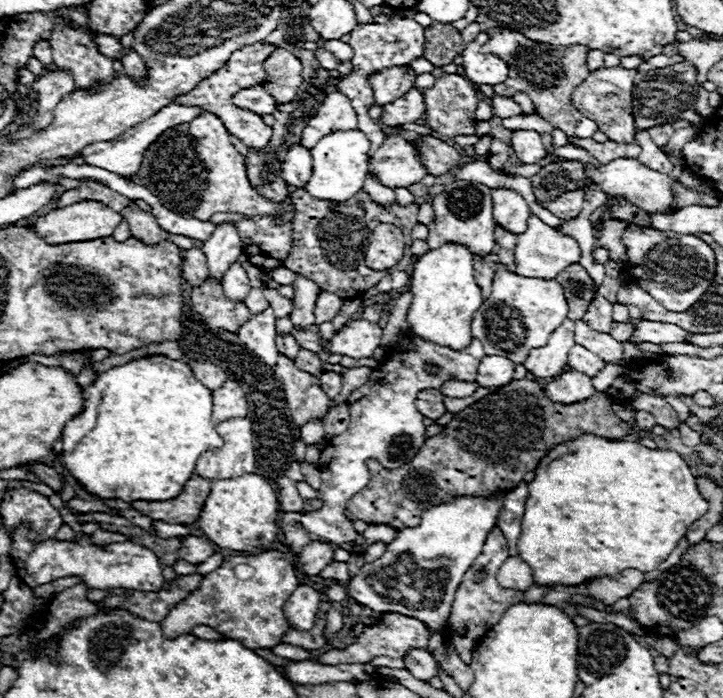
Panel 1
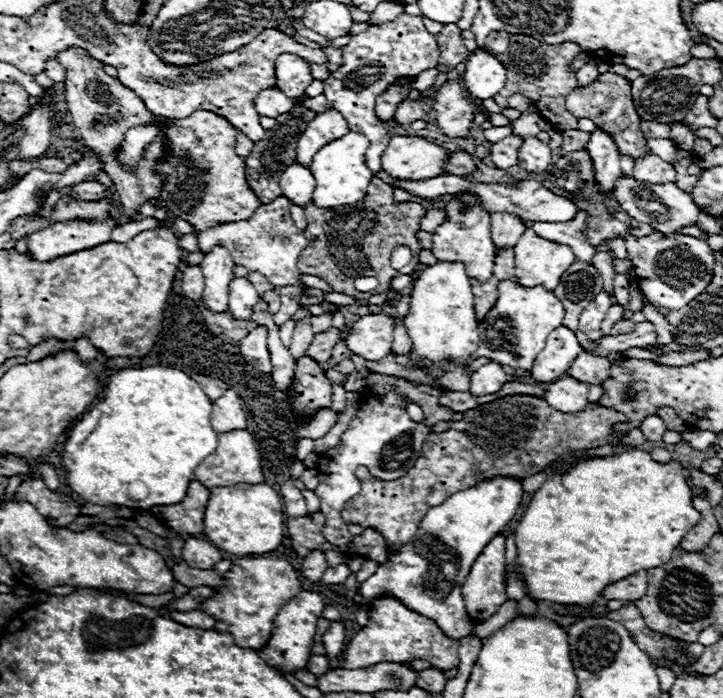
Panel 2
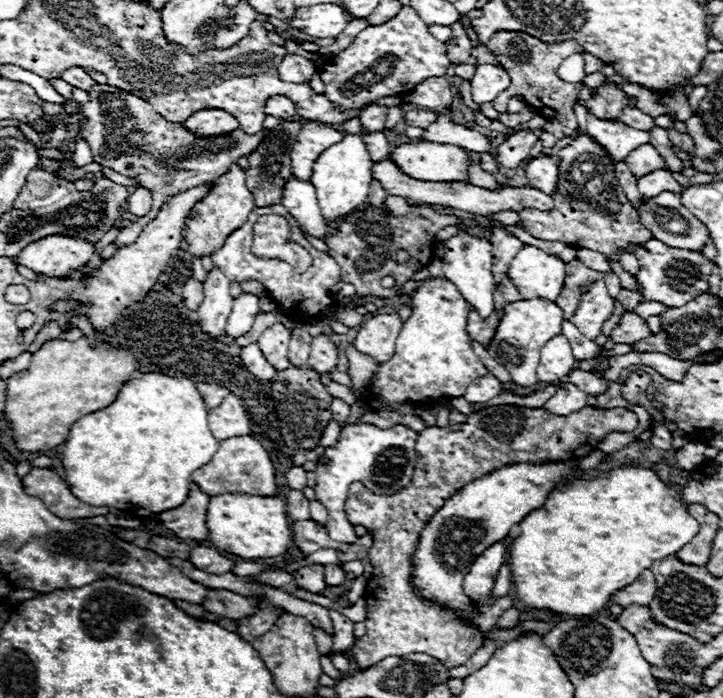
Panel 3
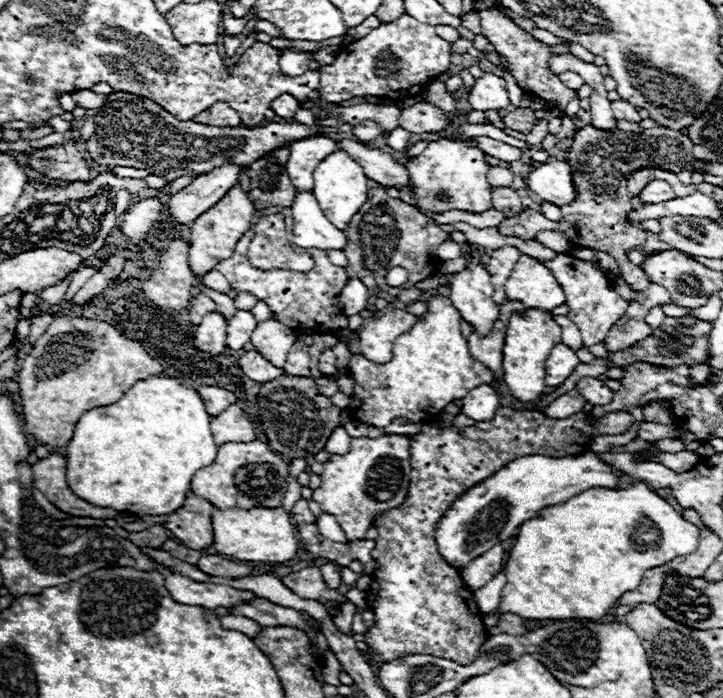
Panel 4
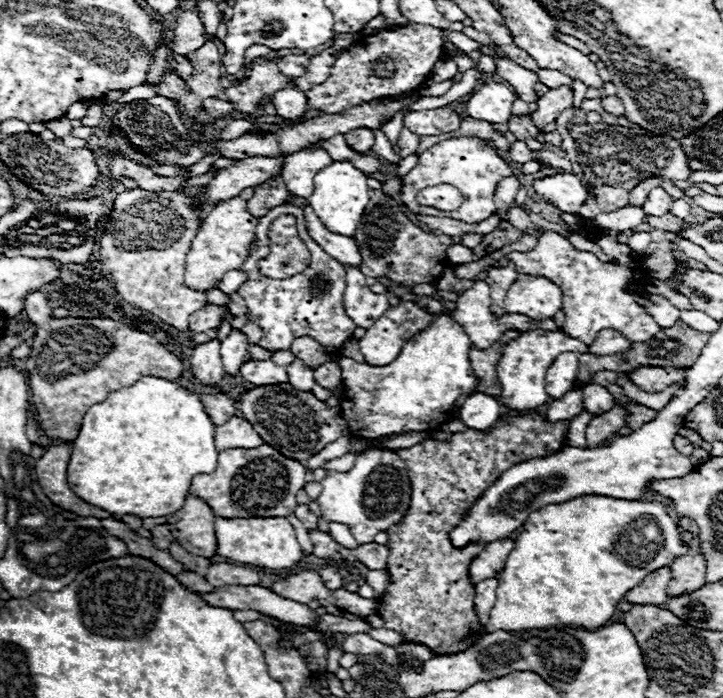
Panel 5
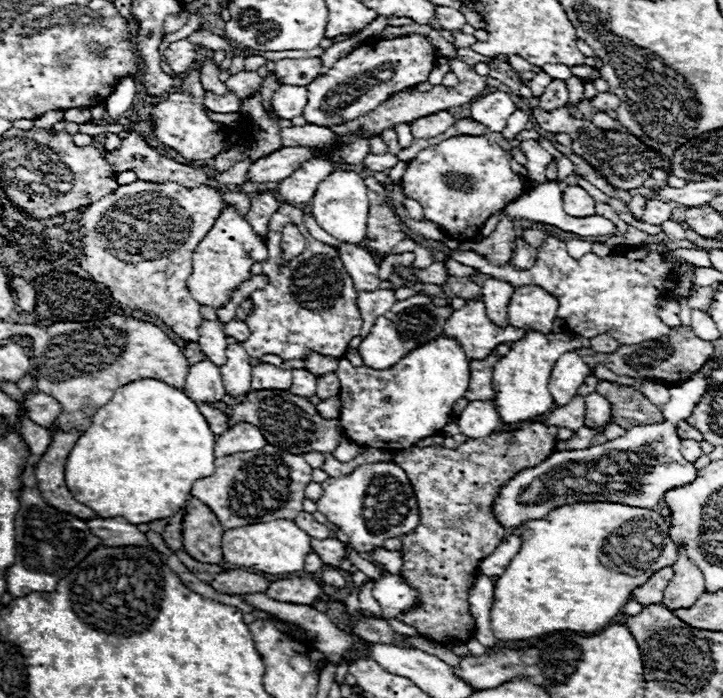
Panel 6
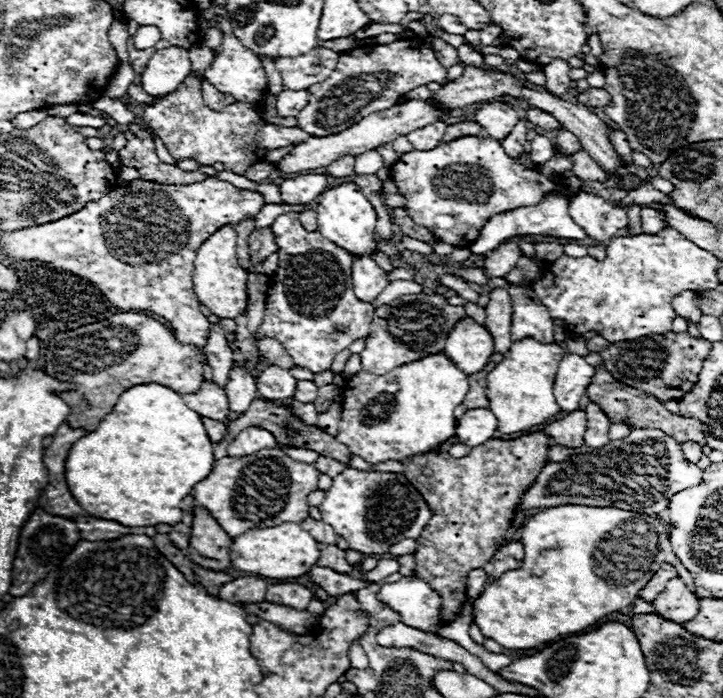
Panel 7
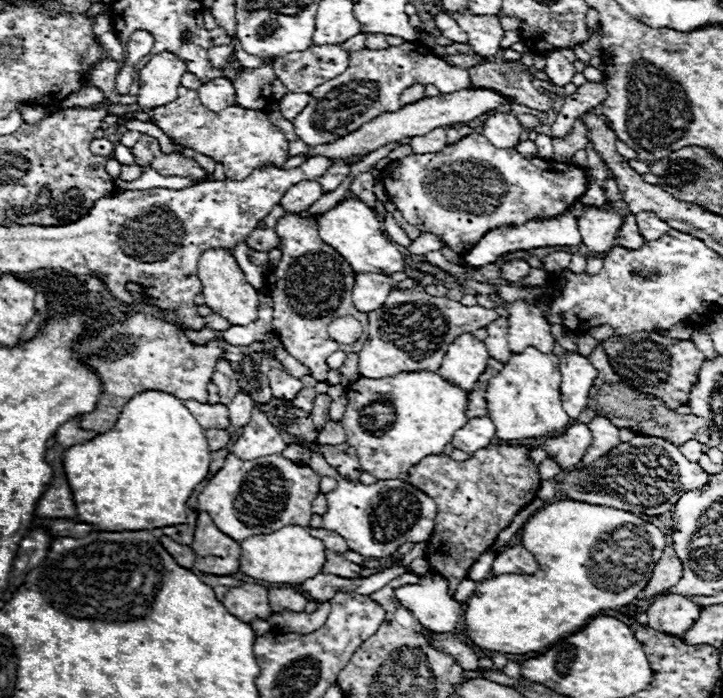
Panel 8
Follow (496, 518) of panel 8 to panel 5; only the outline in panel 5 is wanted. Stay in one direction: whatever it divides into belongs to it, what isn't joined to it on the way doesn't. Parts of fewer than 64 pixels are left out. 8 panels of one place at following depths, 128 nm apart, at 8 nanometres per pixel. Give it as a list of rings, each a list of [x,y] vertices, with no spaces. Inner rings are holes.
[[[526,414],[526,416],[502,416],[492,428],[488,430],[464,430],[452,434],[448,440],[422,440],[420,444],[396,450],[400,458],[406,462],[410,482],[412,482],[412,498],[410,508],[404,514],[404,522],[392,526],[386,530],[388,534],[388,588],[386,594],[376,600],[378,602],[378,614],[384,620],[384,628],[394,630],[402,636],[404,642],[424,644],[432,648],[436,654],[458,654],[474,646],[482,638],[482,626],[474,610],[474,584],[468,576],[468,566],[476,554],[480,554],[486,546],[484,544],[470,544],[468,548],[454,548],[448,540],[448,532],[452,526],[462,518],[462,514],[468,510],[468,506],[502,474],[506,468],[510,468],[516,462],[540,458],[540,456],[552,456],[560,452],[566,446],[566,434],[568,434],[570,422],[552,424],[544,420],[538,414]]]

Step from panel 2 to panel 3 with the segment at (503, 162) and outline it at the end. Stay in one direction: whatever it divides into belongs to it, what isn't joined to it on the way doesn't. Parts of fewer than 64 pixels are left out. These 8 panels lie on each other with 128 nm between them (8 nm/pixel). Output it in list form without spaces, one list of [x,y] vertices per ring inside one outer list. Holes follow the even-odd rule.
[[[522,130],[514,136],[510,136],[506,142],[496,146],[494,158],[502,168],[516,168],[520,166],[526,156],[530,154],[534,142],[540,138],[540,130]]]

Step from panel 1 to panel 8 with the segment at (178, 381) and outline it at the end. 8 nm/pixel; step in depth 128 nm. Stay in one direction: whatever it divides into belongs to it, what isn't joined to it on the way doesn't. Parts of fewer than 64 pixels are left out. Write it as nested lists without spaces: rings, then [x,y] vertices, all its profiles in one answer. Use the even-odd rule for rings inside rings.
[[[146,390],[122,408],[112,430],[98,434],[94,440],[76,444],[64,454],[64,472],[76,500],[80,522],[116,530],[152,530],[186,522],[186,500],[194,488],[208,476],[210,448],[202,426],[176,396],[160,390]]]

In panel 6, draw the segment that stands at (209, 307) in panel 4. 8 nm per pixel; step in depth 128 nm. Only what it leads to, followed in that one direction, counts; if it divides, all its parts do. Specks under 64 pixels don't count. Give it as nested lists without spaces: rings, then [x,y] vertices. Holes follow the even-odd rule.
[[[202,320],[200,328],[198,328],[198,334],[200,334],[200,348],[202,352],[216,364],[216,366],[222,366],[224,360],[226,360],[226,334],[220,326],[220,322],[216,320]]]

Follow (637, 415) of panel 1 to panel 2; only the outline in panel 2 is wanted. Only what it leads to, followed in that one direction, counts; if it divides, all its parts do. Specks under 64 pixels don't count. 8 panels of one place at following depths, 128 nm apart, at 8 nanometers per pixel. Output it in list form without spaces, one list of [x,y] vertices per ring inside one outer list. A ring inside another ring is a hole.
[[[648,416],[648,418],[644,418],[644,422],[640,424],[640,430],[644,432],[644,436],[646,436],[648,440],[662,442],[662,434],[666,432],[666,426],[664,426],[662,418],[658,418],[658,416]]]

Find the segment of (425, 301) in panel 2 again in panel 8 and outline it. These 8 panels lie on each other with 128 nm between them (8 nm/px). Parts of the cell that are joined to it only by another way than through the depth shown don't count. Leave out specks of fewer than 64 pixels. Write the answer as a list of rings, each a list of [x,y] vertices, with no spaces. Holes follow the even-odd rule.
[[[400,372],[382,380],[358,378],[346,388],[346,412],[342,416],[342,428],[346,434],[346,444],[356,450],[362,470],[370,472],[378,480],[406,480],[408,468],[430,454],[442,454],[444,446],[452,440],[454,432],[468,422],[464,410],[468,402],[468,392],[456,384],[444,380],[438,372]]]

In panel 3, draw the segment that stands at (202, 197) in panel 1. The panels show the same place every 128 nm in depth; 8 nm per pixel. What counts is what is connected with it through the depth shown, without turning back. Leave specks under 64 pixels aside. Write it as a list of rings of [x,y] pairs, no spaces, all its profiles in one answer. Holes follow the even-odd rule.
[[[200,110],[192,114],[188,120],[184,120],[182,126],[190,130],[194,136],[204,136],[204,138],[224,136],[240,128],[232,114],[220,110]],[[232,164],[232,168],[214,180],[210,192],[194,204],[194,208],[190,210],[188,216],[188,224],[186,224],[186,242],[188,242],[188,252],[192,256],[200,256],[200,254],[212,254],[216,248],[220,248],[220,244],[224,244],[228,232],[240,228],[240,224],[244,224],[244,220],[248,220],[248,214],[252,212],[254,204],[254,196],[248,192],[246,188],[246,174],[238,164]]]

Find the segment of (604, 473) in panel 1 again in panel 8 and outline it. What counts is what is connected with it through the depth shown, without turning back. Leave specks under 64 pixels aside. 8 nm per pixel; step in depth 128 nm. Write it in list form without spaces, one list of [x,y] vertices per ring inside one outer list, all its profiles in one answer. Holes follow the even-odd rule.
[[[560,500],[554,504],[548,504],[544,508],[540,508],[534,516],[530,516],[522,528],[522,546],[536,558],[538,562],[538,572],[534,574],[504,574],[504,576],[496,576],[494,580],[482,580],[476,584],[474,594],[470,596],[468,604],[466,604],[466,612],[464,612],[464,634],[468,634],[468,638],[482,650],[486,652],[504,652],[504,654],[526,654],[526,652],[540,652],[544,648],[548,648],[550,644],[558,642],[564,636],[576,634],[578,630],[582,630],[598,612],[602,610],[614,610],[620,606],[630,604],[632,600],[636,600],[640,596],[640,592],[646,588],[650,574],[656,566],[656,562],[662,558],[662,552],[666,548],[666,536],[662,534],[662,530],[658,526],[654,526],[652,522],[642,520],[640,516],[632,514],[632,512],[624,512],[624,510],[616,510],[610,506],[596,506],[596,504],[586,504],[586,502],[574,502],[574,500]]]

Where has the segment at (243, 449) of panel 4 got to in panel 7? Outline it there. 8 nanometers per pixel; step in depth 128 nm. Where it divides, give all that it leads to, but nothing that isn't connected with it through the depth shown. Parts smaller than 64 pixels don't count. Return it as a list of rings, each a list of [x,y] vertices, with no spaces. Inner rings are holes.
[[[264,448],[250,456],[226,456],[216,460],[212,476],[196,484],[192,496],[196,504],[204,506],[232,538],[250,528],[304,520],[304,516],[308,516],[306,496],[318,488],[318,476],[320,472],[312,464],[292,460],[282,448]]]

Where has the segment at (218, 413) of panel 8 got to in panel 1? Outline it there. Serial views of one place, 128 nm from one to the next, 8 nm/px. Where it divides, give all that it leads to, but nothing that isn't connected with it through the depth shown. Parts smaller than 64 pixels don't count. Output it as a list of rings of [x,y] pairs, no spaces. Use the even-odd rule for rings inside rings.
[[[222,222],[204,242],[202,252],[208,260],[208,274],[222,278],[222,272],[226,272],[228,266],[236,262],[242,254],[240,234],[234,222]]]

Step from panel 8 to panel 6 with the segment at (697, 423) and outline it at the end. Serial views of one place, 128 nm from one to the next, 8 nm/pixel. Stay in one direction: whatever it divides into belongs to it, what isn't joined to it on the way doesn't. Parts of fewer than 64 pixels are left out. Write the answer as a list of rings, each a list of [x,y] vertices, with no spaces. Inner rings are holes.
[[[602,382],[596,388],[612,404],[612,422],[630,430],[634,426],[656,424],[662,420],[662,412],[640,392],[620,386],[616,382]],[[685,420],[678,423],[677,432],[682,440],[692,439],[696,440],[696,442],[702,440],[702,434],[700,434],[696,428],[692,428],[692,426],[690,426]]]

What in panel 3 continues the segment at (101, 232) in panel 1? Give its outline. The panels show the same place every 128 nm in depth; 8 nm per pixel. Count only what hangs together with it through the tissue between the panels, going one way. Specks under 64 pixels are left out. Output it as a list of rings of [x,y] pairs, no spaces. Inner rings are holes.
[[[54,234],[28,244],[28,248],[18,254],[18,262],[36,274],[66,276],[84,266],[94,256],[94,250],[92,242]]]

